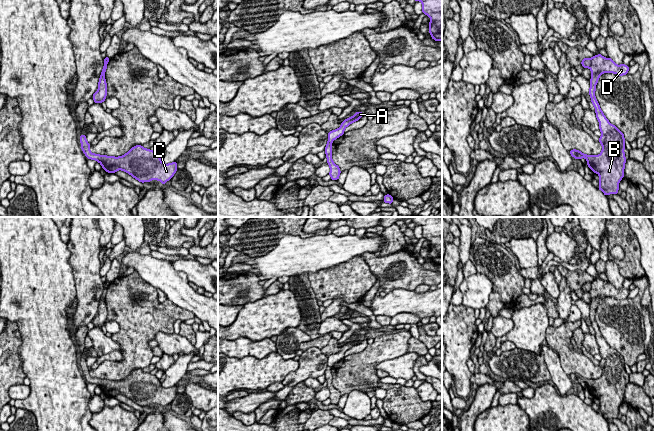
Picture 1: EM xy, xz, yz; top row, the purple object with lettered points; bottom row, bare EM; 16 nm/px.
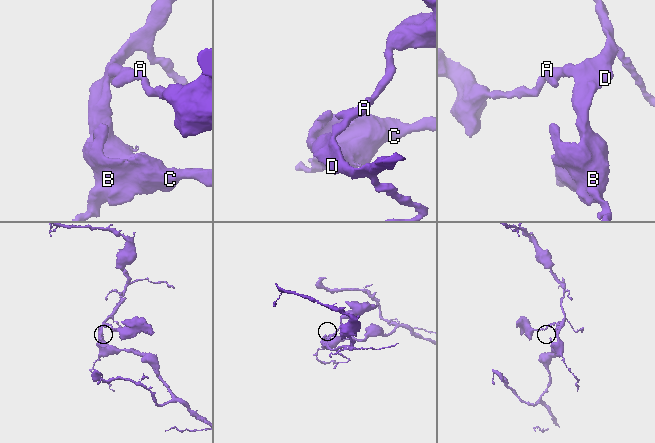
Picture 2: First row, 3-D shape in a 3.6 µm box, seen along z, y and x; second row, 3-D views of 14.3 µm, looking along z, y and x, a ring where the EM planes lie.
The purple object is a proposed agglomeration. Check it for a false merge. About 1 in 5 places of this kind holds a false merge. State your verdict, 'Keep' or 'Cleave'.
Cleave

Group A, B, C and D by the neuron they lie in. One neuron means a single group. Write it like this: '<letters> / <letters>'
A / B C D

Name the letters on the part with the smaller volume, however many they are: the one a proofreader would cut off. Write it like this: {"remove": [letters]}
{"remove": ["A"]}

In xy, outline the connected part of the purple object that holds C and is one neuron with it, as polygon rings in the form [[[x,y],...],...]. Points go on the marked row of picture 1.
[[[80,136],[81,149],[88,159],[96,160],[108,173],[116,173],[118,170],[125,171],[139,182],[150,182],[158,180],[161,184],[166,184],[177,171],[178,163],[165,164],[160,156],[142,145],[136,145],[123,156],[114,157],[94,154],[90,151],[90,144],[86,136]]]

